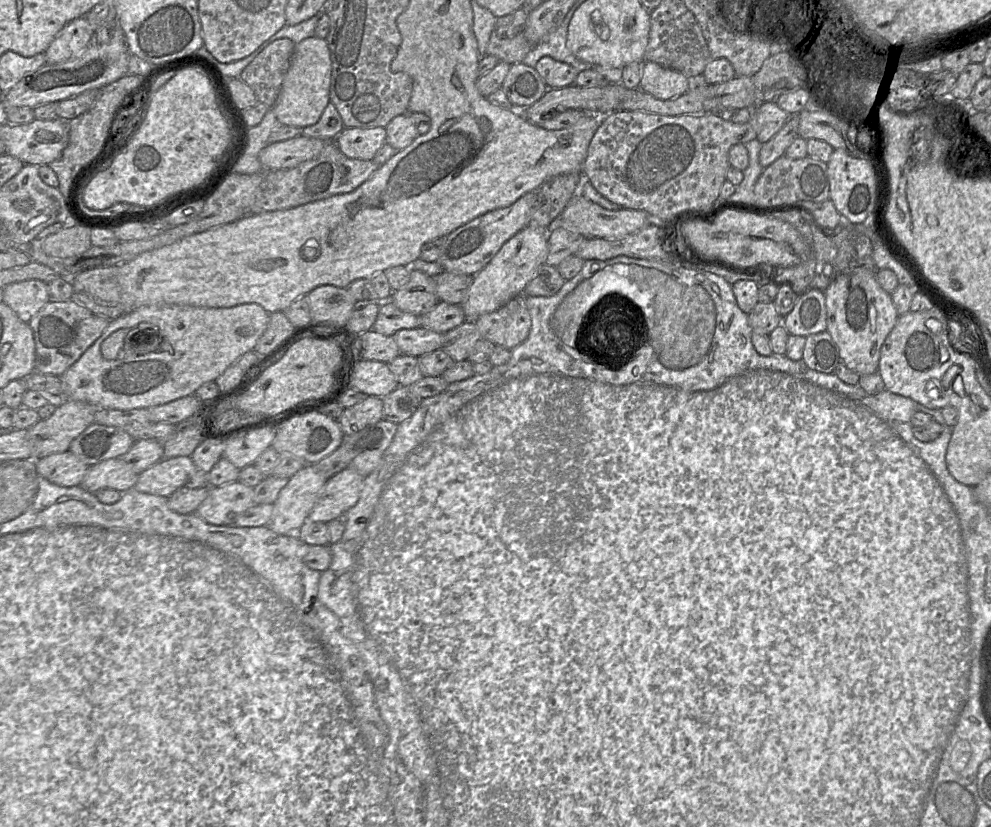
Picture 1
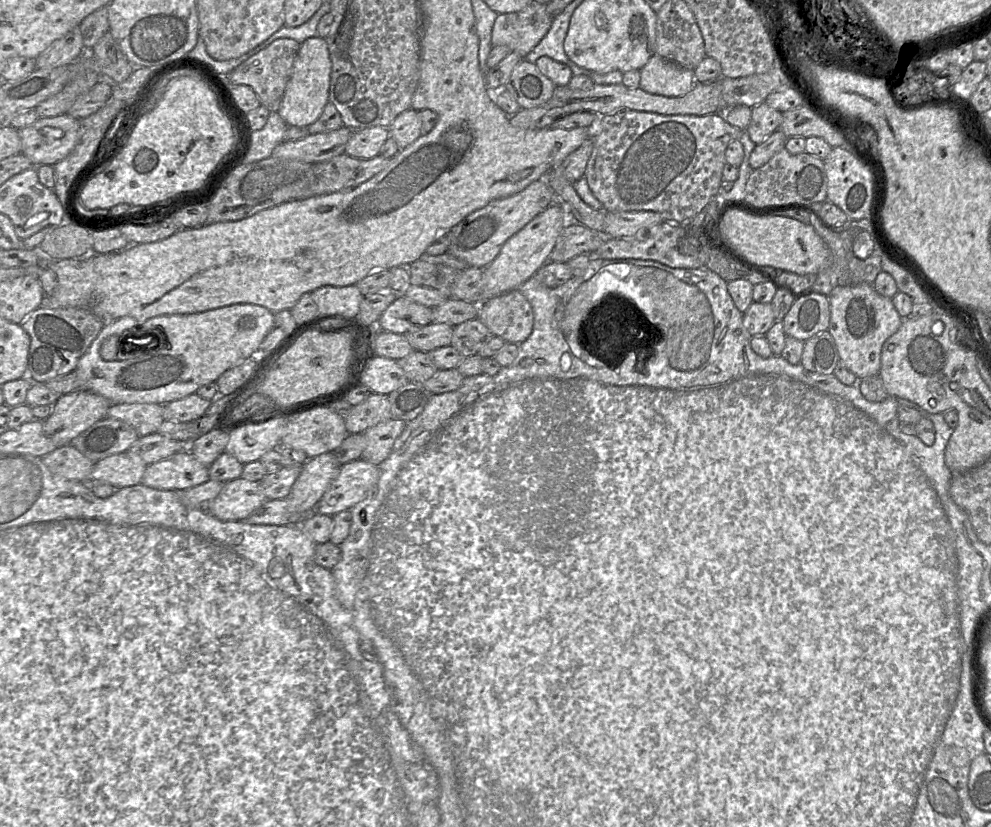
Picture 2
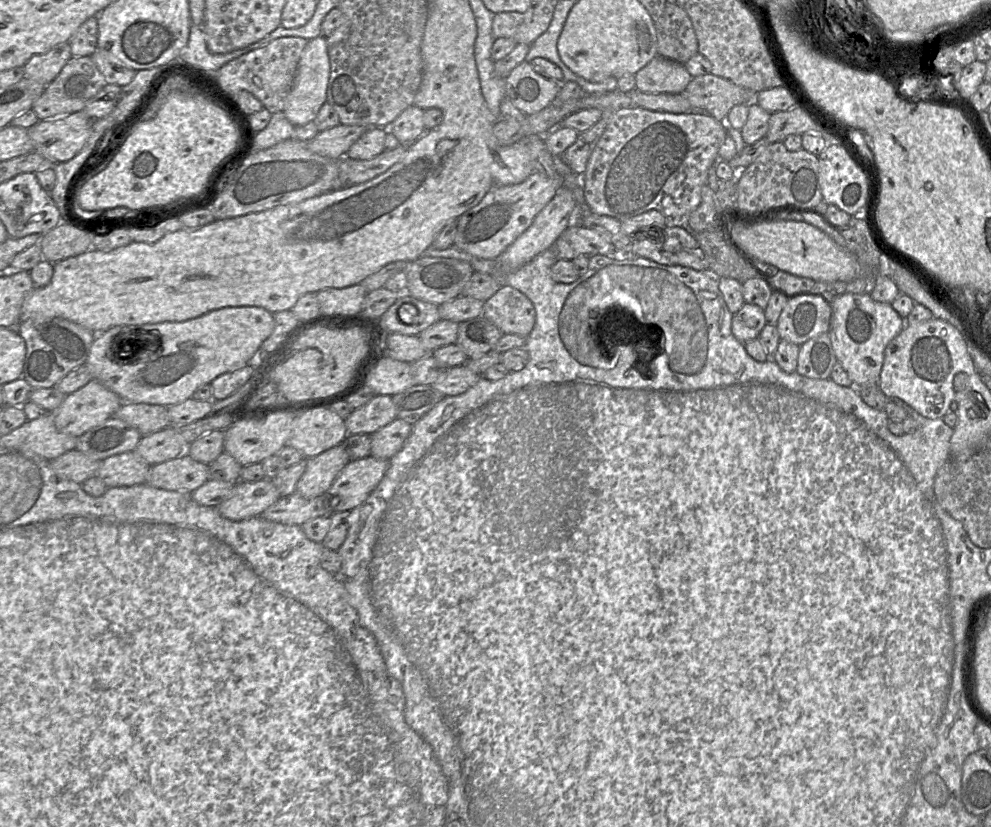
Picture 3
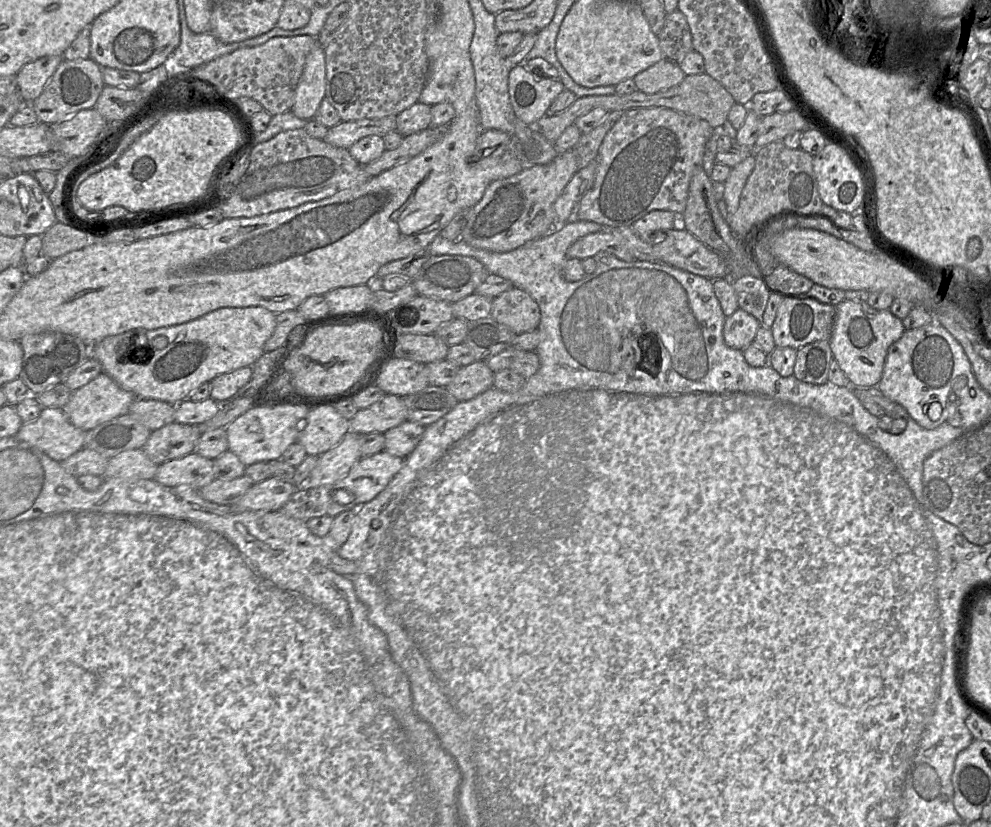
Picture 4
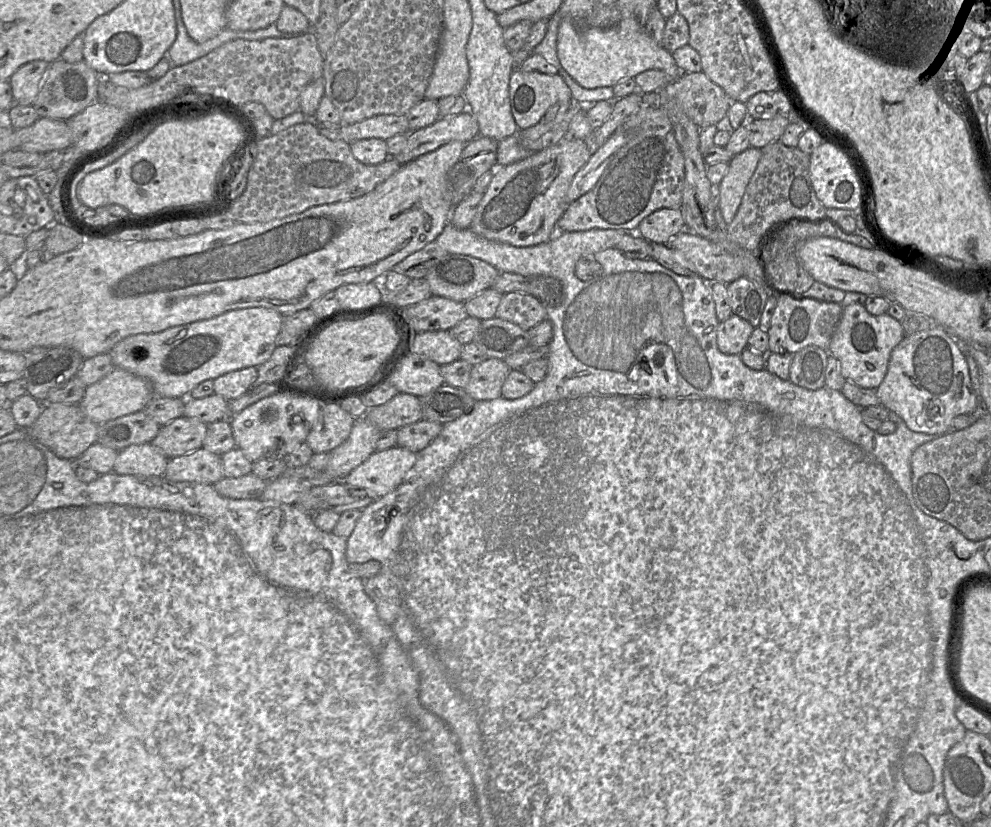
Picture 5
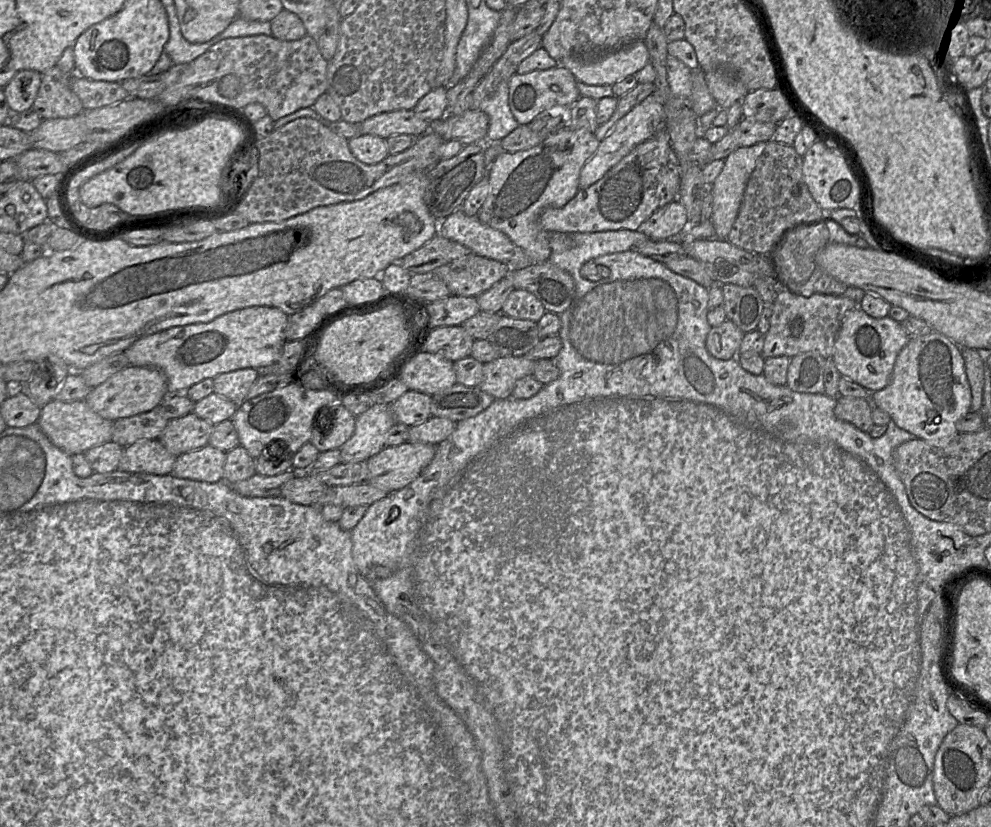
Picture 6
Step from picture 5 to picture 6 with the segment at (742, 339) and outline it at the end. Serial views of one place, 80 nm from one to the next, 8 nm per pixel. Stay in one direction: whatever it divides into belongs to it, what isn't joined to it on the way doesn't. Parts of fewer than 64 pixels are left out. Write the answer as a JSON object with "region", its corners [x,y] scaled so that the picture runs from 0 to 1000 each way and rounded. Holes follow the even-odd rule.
{"region":[[[733,386],[716,398],[712,421],[719,432],[727,435],[743,433],[751,404],[739,388]]]}

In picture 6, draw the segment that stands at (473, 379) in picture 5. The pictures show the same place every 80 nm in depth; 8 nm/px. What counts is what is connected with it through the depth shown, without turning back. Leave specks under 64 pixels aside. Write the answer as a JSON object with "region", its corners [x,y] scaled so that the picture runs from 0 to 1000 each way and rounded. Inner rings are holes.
{"region":[[[504,432],[487,443],[488,458],[482,467],[499,482],[516,480],[521,462],[537,453],[540,437],[531,432]]]}

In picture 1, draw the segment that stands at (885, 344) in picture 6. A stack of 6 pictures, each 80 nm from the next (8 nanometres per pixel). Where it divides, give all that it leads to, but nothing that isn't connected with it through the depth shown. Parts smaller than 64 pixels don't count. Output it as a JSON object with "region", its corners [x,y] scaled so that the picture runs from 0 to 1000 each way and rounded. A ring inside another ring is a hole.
{"region":[[[864,323],[857,330],[848,331],[831,352],[835,376],[835,400],[844,415],[849,437],[866,453],[881,452],[886,449],[889,420],[906,387],[906,377],[895,354],[884,339],[884,326]]]}

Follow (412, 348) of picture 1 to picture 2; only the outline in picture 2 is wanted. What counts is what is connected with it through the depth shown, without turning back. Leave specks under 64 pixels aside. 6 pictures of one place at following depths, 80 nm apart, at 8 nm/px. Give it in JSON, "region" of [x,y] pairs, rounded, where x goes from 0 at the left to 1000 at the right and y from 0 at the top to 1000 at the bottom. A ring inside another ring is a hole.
{"region":[[[434,391],[408,405],[417,423],[434,426],[455,416],[458,395],[449,391]]]}

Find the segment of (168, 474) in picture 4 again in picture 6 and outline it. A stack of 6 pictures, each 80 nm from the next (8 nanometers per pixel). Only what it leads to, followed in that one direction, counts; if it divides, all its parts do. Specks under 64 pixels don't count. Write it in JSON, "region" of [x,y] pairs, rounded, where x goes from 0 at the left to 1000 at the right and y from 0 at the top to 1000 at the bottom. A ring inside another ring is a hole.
{"region":[[[208,538],[180,551],[172,573],[210,584],[225,582],[228,550],[228,547]]]}

